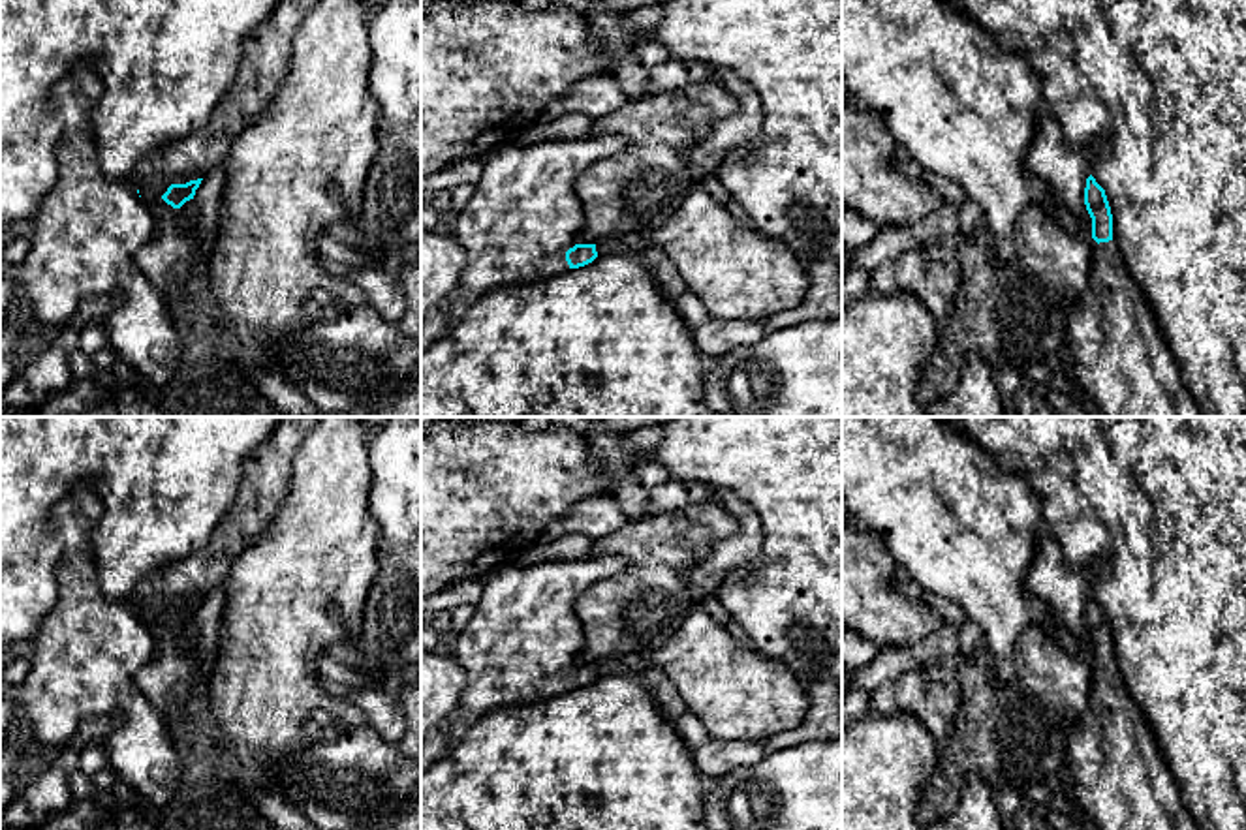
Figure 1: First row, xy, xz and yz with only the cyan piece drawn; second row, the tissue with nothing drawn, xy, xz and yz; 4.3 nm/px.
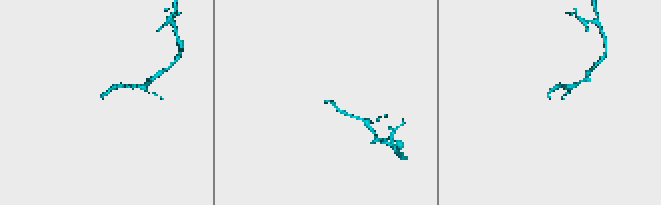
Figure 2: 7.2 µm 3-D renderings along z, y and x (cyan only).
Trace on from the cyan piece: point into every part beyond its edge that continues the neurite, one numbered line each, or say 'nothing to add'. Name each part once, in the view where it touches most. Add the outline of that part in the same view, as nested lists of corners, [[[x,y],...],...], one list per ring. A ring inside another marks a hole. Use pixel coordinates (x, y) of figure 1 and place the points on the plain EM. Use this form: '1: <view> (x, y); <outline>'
1: xz (525, 635); [[[605,552],[573,561],[509,565],[487,575],[475,612],[451,648],[464,669],[464,687],[455,708],[427,732],[421,744],[421,770],[444,759],[489,712],[568,693],[566,672],[577,665],[584,646],[575,601],[590,586],[618,575],[626,565],[624,556]]]

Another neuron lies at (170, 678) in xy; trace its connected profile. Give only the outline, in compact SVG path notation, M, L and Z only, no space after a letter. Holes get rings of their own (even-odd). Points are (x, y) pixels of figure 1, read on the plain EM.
M282 417L273 436L244 460L237 500L214 528L210 543L192 560L164 567L137 588L133 605L158 640L158 653L135 674L135 682L169 721L182 714L195 687L207 691L210 676L201 670L182 627L173 629L162 616L171 605L205 599L226 582L246 543L271 528L288 496L295 454L319 419Z

